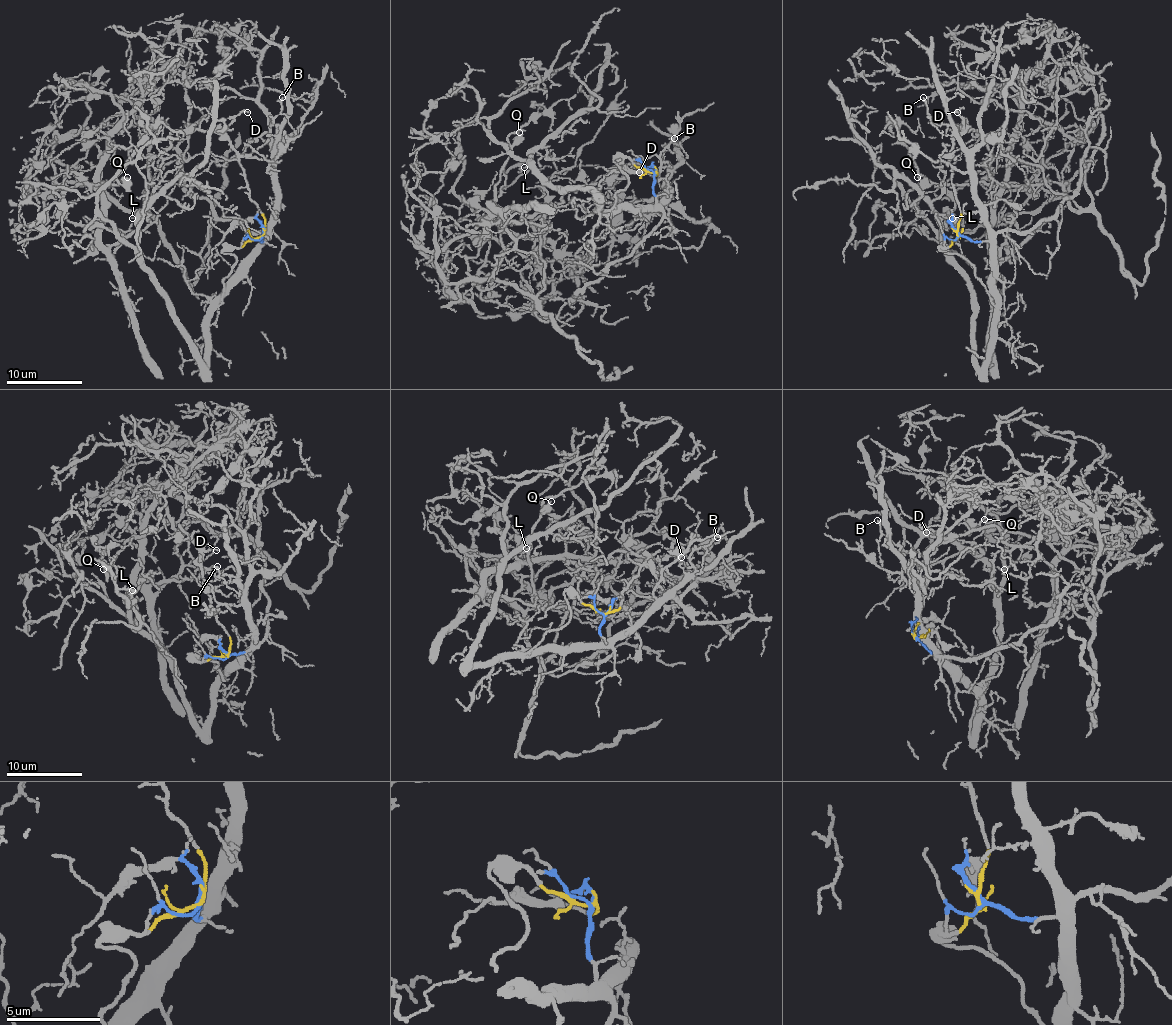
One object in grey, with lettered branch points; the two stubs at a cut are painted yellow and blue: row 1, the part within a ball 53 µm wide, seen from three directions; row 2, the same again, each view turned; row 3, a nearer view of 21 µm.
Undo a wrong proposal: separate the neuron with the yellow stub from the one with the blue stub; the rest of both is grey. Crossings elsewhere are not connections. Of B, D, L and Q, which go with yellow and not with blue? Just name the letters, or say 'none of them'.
D, Q

